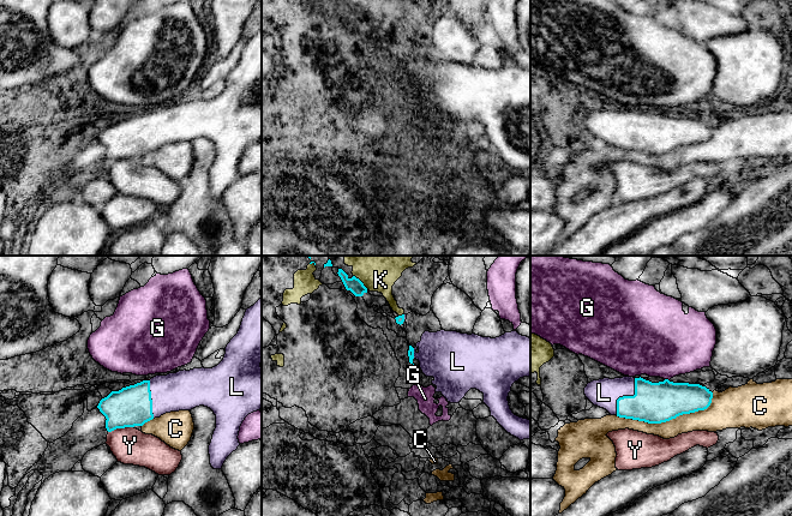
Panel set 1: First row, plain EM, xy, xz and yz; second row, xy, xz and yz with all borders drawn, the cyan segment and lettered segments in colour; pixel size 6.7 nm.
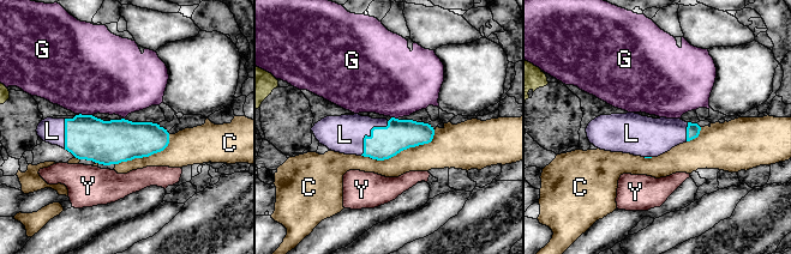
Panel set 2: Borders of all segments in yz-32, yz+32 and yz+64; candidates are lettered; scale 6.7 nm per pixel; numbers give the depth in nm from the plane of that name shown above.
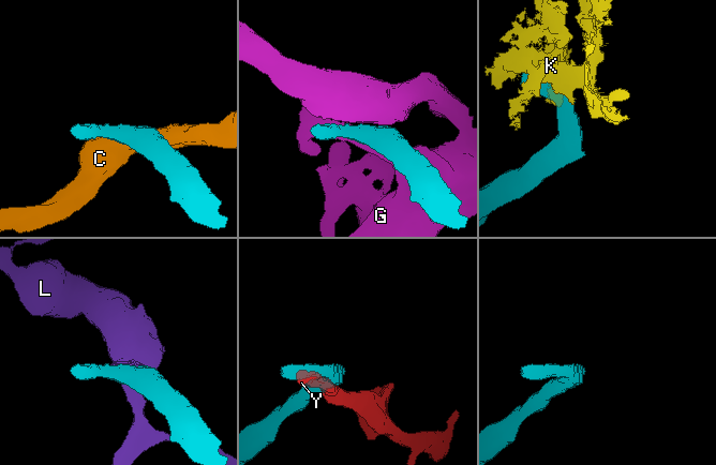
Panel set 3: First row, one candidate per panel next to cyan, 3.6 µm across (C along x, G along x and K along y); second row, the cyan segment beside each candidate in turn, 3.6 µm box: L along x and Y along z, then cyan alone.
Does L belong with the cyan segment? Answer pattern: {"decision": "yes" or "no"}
{"decision": "yes"}

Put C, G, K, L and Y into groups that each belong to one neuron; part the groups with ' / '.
C / G / K / L / Y

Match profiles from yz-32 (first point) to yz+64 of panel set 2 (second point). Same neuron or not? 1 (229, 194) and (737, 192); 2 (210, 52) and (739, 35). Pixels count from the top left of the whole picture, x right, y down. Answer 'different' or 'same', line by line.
1: different
2: different

